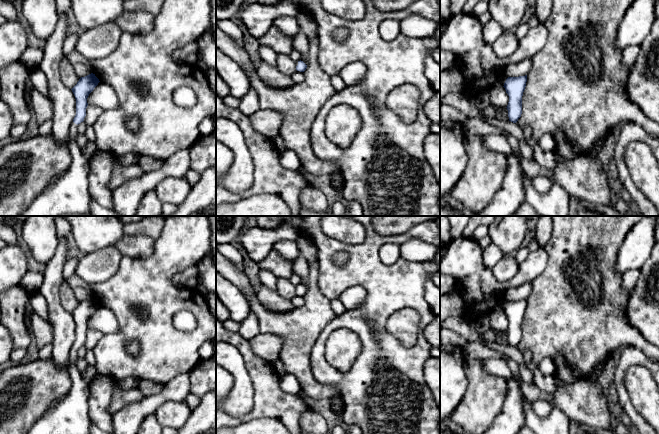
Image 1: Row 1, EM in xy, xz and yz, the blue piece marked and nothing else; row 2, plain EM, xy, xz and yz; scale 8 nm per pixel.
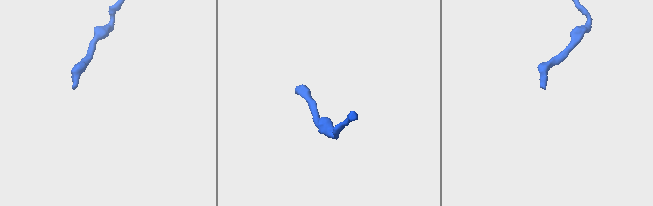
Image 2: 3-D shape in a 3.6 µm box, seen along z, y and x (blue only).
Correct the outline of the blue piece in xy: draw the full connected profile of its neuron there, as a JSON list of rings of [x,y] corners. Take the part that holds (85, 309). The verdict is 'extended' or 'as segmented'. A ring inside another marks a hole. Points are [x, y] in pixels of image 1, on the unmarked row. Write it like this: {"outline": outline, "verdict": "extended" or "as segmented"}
{"outline": [[[91,297],[81,301],[71,313],[76,323],[76,339],[70,351],[69,373],[72,387],[59,404],[48,409],[26,434],[91,434],[88,412],[89,383],[76,365],[77,349],[84,345],[87,322],[99,303]]], "verdict": "extended"}

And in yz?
{"outline": [[[527,299],[508,301],[504,312],[509,320],[507,329],[509,345],[516,347],[522,338],[522,320],[526,311]]], "verdict": "as segmented"}

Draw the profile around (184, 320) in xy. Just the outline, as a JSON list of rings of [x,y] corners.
[[[181,310],[174,315],[173,324],[177,330],[191,332],[197,327],[197,319],[188,310]]]

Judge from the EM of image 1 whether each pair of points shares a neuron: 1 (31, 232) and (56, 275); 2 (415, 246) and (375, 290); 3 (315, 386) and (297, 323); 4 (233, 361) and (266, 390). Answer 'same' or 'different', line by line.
1: different
2: different
3: same
4: different

